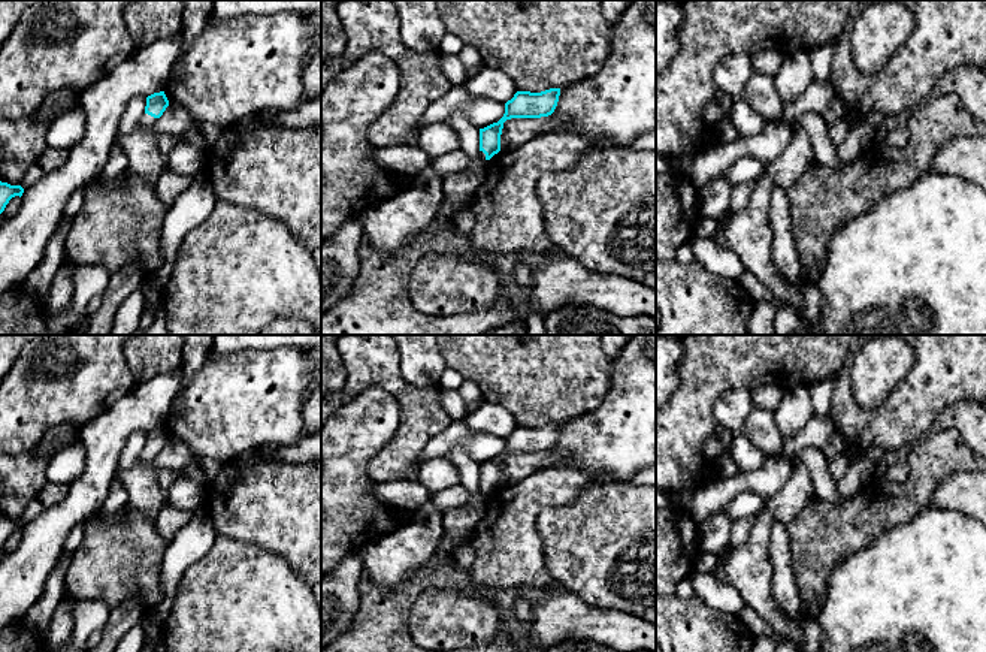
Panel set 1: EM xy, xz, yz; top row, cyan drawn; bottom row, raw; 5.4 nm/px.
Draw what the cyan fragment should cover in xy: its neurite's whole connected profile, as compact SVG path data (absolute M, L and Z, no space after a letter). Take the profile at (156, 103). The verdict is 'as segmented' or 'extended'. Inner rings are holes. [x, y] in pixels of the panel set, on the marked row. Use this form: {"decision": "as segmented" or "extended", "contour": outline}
{"decision": "extended", "contour": "M164 91L154 93L146 97L145 114L139 121L139 127L145 130L151 130L155 121L163 115L166 108L169 106L169 100Z"}

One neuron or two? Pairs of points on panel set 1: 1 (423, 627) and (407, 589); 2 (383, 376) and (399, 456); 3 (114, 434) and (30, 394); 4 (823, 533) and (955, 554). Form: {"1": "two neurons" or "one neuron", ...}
{"1": "two neurons", "2": "one neuron", "3": "two neurons", "4": "two neurons"}

